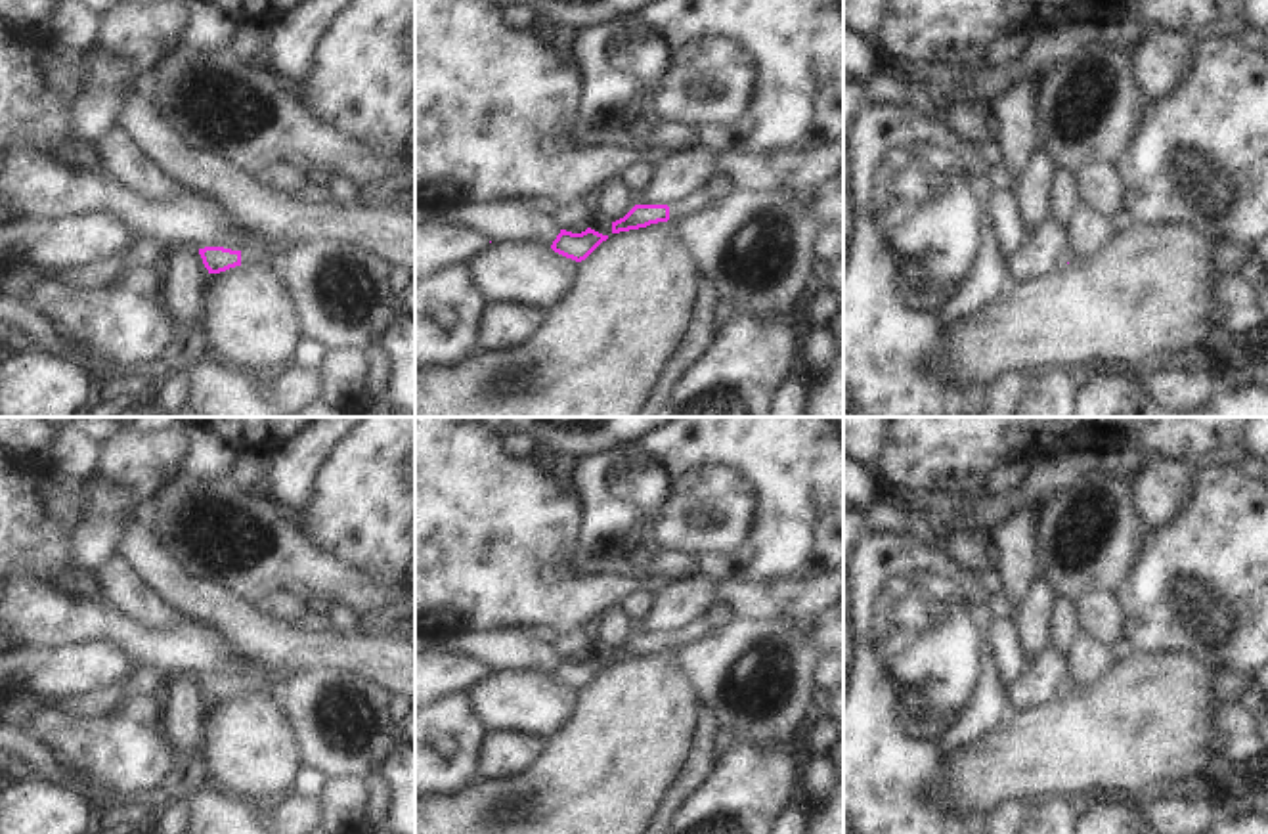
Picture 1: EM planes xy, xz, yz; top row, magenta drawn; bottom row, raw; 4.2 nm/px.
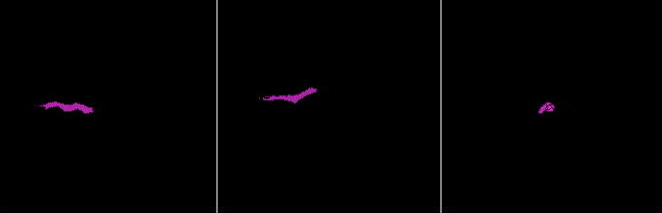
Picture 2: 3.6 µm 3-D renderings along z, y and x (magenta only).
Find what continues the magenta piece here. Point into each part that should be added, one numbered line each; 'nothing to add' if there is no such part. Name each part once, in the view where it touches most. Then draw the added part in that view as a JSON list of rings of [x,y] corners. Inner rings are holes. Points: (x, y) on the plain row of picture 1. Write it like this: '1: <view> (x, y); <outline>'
1: xy (253, 681); [[[249,671],[241,677],[241,692],[258,692],[270,698],[270,679],[260,671]]]

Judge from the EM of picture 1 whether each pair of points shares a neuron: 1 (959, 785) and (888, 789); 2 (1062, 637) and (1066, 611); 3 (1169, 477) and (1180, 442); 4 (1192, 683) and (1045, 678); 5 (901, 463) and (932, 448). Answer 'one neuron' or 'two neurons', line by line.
1: two neurons
2: one neuron
3: two neurons
4: two neurons
5: one neuron

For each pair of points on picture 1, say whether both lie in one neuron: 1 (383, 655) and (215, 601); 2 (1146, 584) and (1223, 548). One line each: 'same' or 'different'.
1: same
2: same

